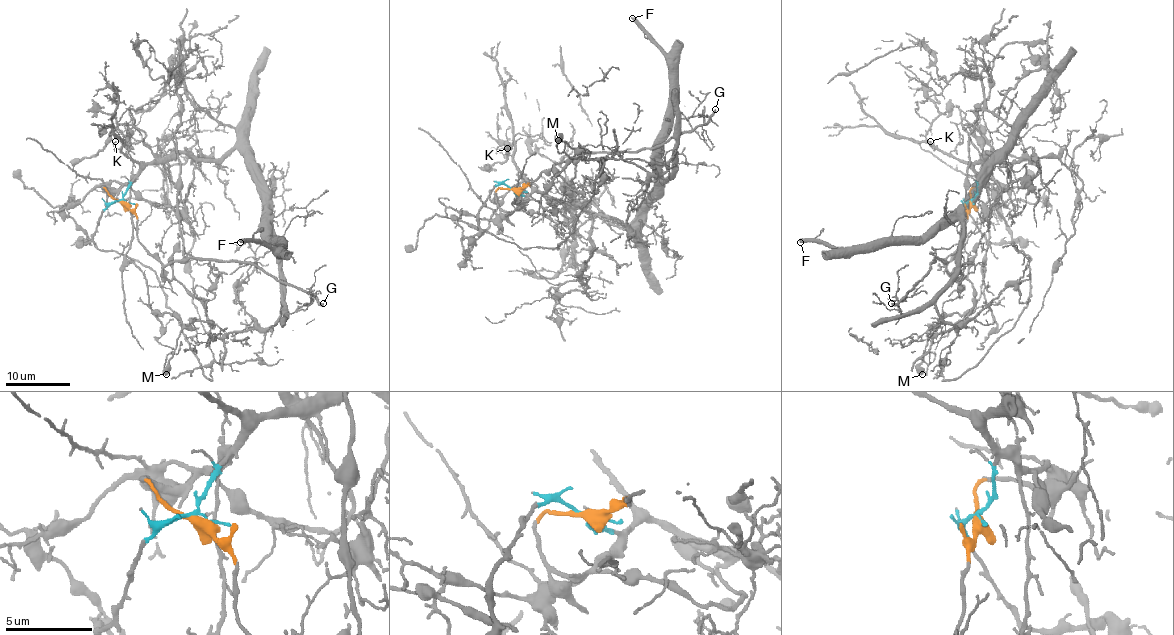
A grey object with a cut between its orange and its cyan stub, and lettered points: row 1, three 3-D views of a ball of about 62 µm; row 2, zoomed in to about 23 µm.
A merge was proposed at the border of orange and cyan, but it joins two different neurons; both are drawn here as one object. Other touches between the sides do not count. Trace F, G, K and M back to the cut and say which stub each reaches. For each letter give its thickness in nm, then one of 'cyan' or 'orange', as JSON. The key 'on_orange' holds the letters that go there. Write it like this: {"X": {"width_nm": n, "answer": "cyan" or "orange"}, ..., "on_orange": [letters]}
{"F": {"width_nm": 400, "answer": "cyan"}, "G": {"width_nm": 260, "answer": "orange"}, "K": {"width_nm": 120, "answer": "cyan"}, "M": {"width_nm": 600, "answer": "orange"}, "on_orange": ["G", "M"]}

